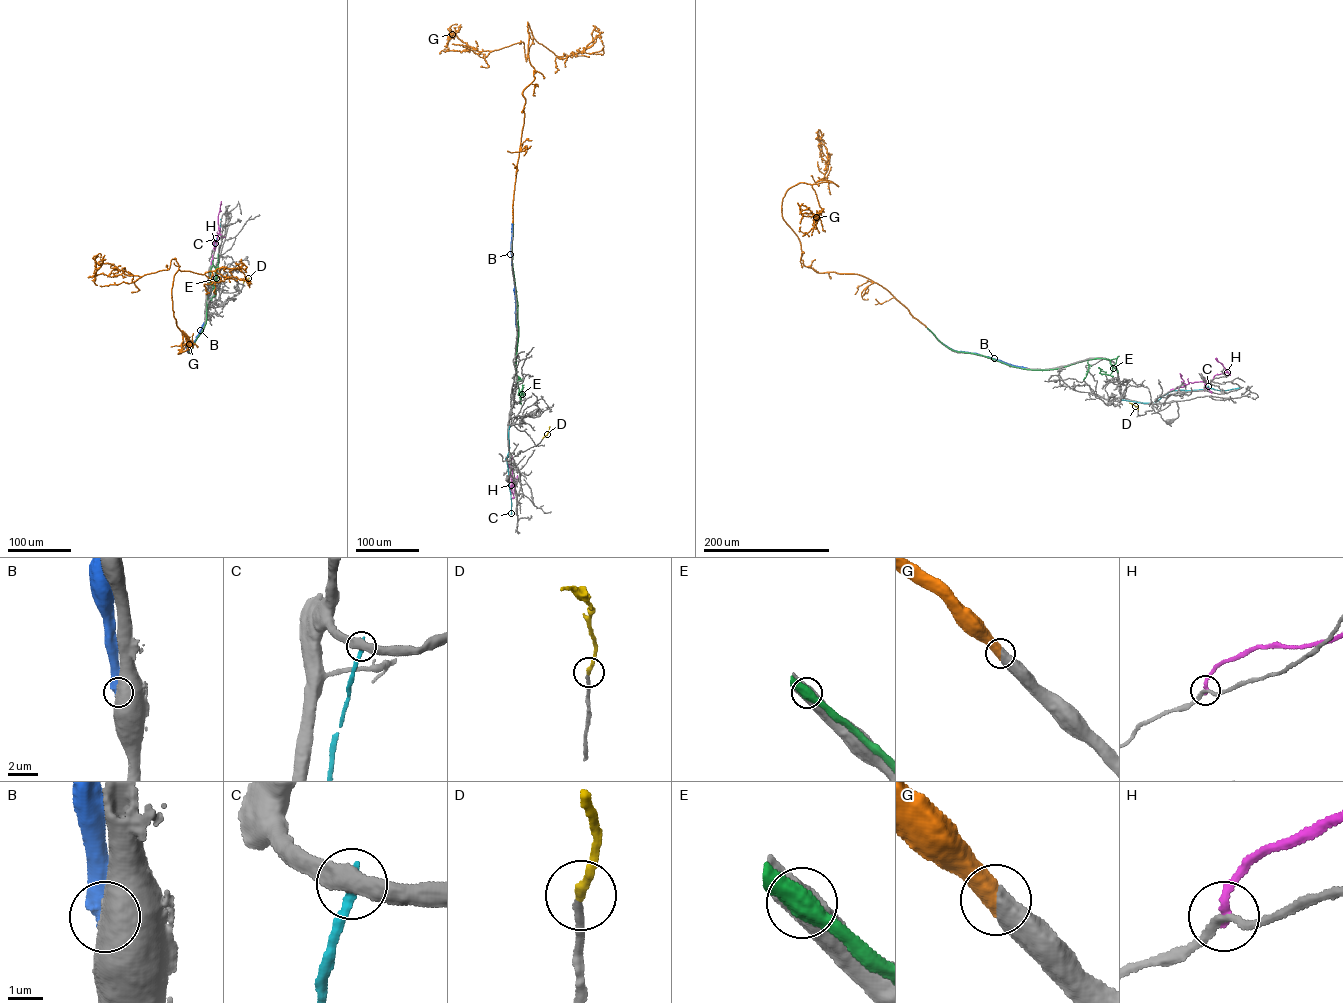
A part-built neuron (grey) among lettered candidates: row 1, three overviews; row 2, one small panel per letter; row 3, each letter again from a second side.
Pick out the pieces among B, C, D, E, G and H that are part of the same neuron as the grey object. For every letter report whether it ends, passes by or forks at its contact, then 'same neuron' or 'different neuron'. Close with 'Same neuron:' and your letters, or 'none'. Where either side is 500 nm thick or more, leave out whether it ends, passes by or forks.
B: different neuron
C: it ends; different neuron
D: it ends; same neuron
E: different neuron
G: same neuron
H: it ends; different neuron
Same neuron: D, G

